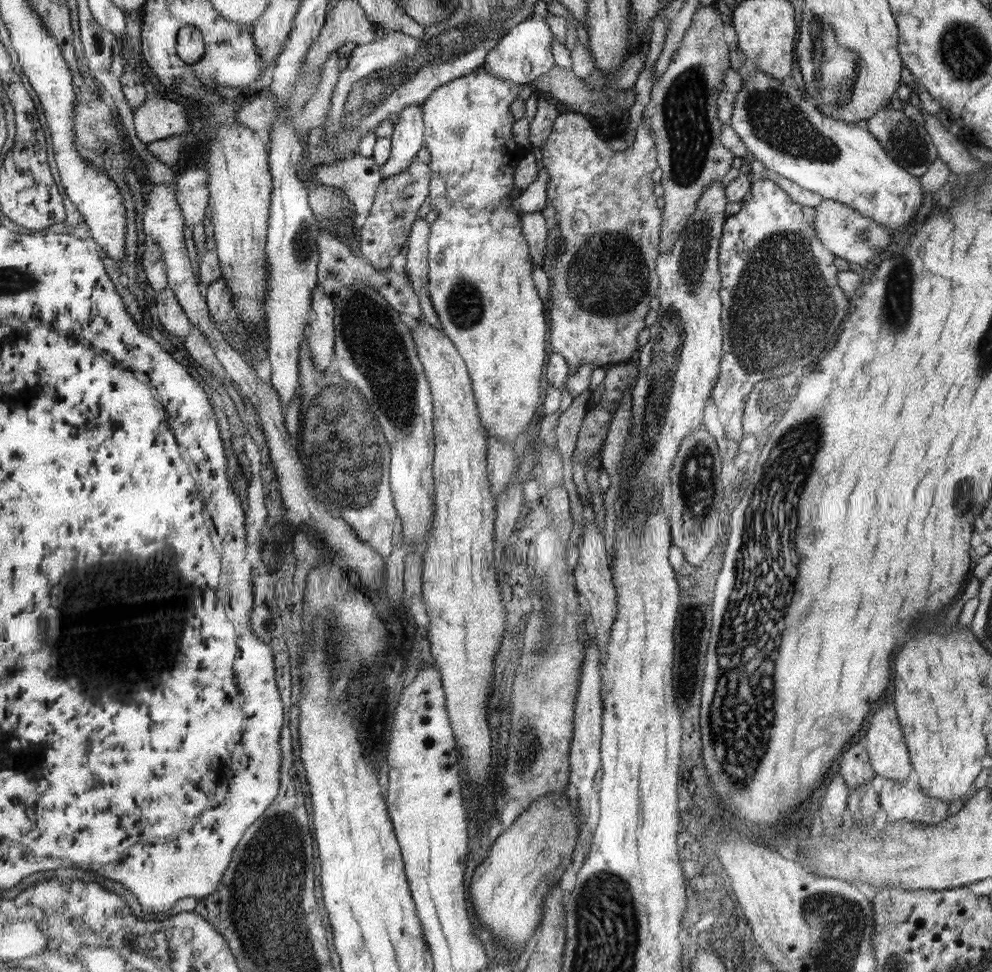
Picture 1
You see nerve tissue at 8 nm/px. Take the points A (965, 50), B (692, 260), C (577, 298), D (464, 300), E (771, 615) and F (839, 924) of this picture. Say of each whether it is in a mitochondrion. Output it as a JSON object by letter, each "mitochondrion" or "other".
{"A":"mitochondrion","B":"mitochondrion","C":"mitochondrion","D":"mitochondrion","E":"mitochondrion","F":"mitochondrion"}

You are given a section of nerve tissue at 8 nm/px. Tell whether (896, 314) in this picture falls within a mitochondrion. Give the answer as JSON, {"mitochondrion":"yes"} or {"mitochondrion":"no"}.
{"mitochondrion":"yes"}

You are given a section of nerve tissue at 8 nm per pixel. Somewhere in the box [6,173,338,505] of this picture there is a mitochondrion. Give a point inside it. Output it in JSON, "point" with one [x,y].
{"point":[303,248]}

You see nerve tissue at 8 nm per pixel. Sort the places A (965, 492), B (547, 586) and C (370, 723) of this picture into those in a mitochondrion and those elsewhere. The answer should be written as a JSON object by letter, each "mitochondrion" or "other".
{"A":"mitochondrion","B":"mitochondrion","C":"other"}

